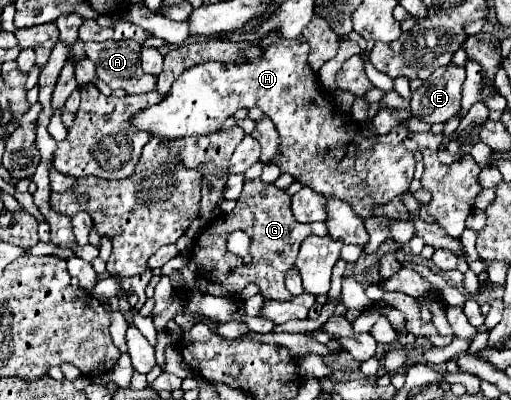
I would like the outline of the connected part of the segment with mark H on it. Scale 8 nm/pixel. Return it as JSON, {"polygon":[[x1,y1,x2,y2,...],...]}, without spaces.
{"polygon":[[299,37,293,41,277,39,275,43,263,47,259,59,249,59,243,63,199,63,187,69,173,83,171,91,161,103,147,107,139,115,135,115,133,123,135,127,151,131,153,135,163,135,167,139,181,139,191,135,215,133,221,129,227,117,235,113,235,109,259,107,275,123,275,129,279,133,279,151,271,163,275,163,281,169,281,173,289,173,303,187,311,187,313,191,325,197,337,197,341,201,347,201,353,207,355,215,361,219,375,217,373,209,377,205,385,205,393,197,407,193,413,181,415,157,403,145,403,141,409,139,409,129,405,125,397,125,387,135,365,137,363,125,355,123,351,115,345,115,337,109,331,91,327,91,325,95,319,75,307,63,307,55,309,55,309,43,303,37]]}

